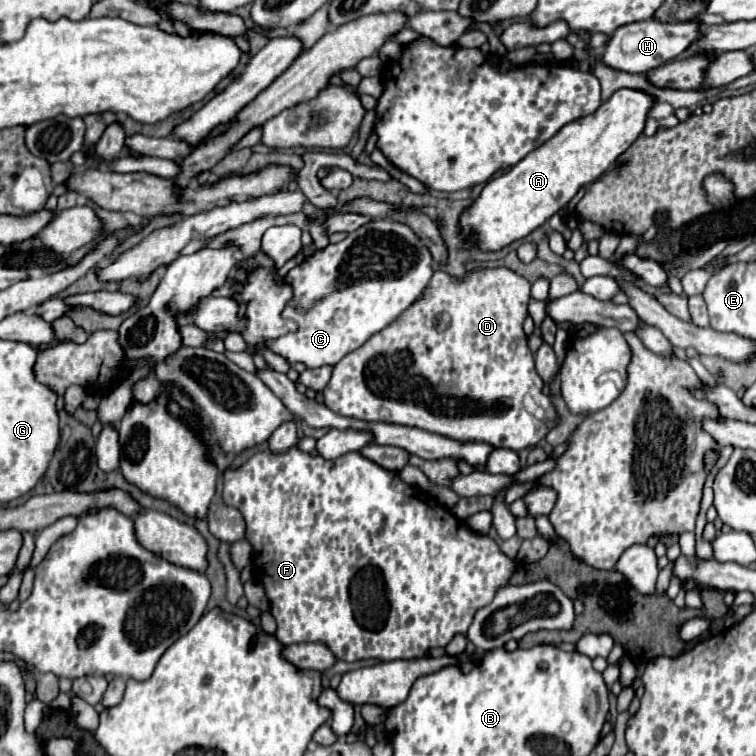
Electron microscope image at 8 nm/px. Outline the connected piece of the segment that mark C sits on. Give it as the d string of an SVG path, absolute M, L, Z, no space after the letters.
M392 219L368 221L344 241L316 249L288 271L284 281L292 285L292 299L282 317L296 321L298 331L268 339L266 347L290 365L304 363L310 369L334 365L410 307L430 283L432 273L432 255L408 225Z

